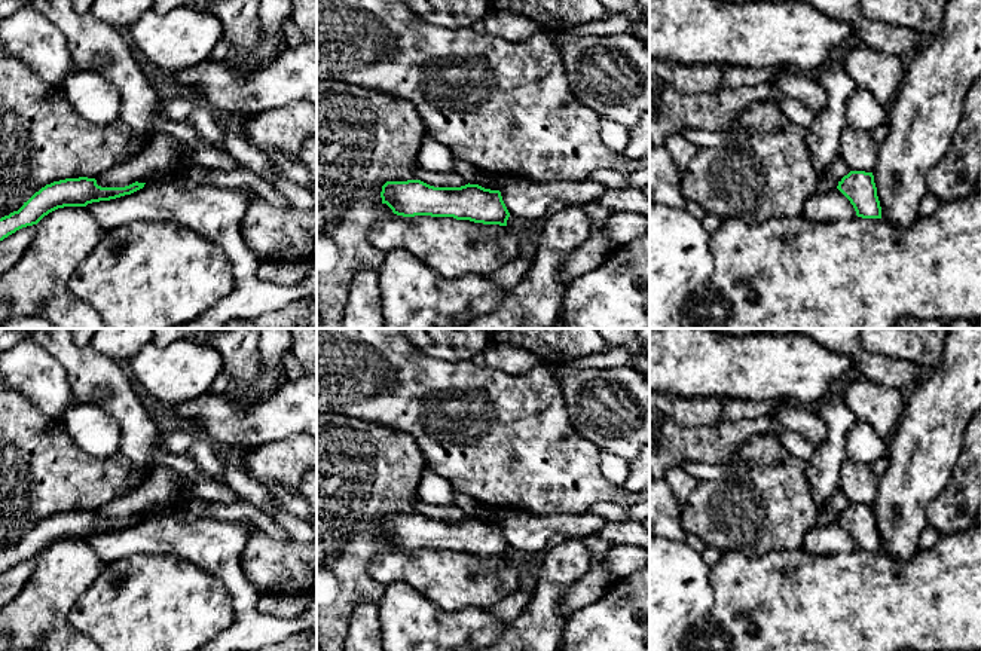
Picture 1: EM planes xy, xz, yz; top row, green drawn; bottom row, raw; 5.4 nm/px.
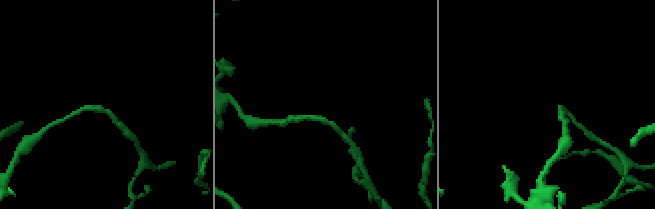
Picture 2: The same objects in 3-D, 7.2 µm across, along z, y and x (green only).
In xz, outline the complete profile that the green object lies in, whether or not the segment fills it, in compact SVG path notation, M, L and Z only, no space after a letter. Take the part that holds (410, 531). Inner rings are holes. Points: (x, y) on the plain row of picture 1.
M421 513L386 514L381 531L394 547L403 550L453 550L499 559L507 559L510 550L499 523L470 516L461 520L434 520Z

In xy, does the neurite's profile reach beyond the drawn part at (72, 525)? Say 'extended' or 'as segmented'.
as segmented

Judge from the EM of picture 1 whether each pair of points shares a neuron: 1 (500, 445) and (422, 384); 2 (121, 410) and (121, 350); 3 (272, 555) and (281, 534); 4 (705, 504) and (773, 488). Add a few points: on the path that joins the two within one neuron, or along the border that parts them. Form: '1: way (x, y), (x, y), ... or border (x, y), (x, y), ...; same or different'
1: way (480, 428), (442, 397); same
2: border (89, 344), (118, 363); different
3: border (247, 523), (263, 529), (278, 540), (290, 538); different
4: way (721, 504), (757, 504); same

